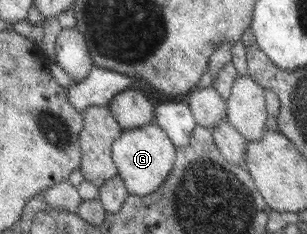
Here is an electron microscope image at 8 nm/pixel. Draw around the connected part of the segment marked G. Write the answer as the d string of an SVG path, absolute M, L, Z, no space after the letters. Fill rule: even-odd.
M157 124L123 129L121 136L114 141L114 162L118 163L118 178L130 195L143 197L154 193L169 175L175 161L174 145L168 140Z

